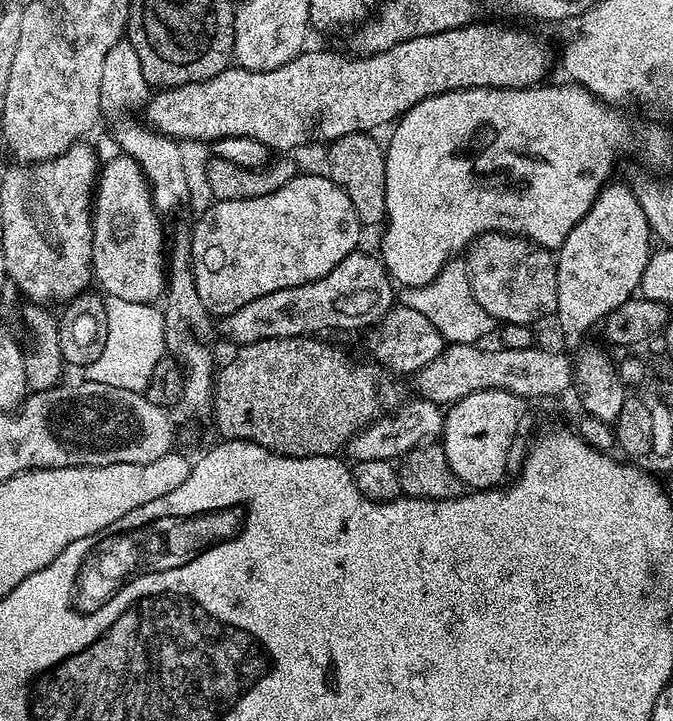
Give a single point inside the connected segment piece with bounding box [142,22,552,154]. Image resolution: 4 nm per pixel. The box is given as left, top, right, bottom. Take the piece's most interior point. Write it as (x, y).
(318, 97)

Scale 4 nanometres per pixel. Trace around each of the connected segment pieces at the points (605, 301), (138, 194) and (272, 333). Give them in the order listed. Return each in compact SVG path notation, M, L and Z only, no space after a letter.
M616 183L605 184L596 201L590 206L590 210L582 218L582 222L578 222L578 226L574 226L570 234L566 234L556 256L558 302L554 316L555 319L560 319L560 328L568 335L568 340L572 344L578 343L595 324L596 327L603 325L610 310L622 306L622 302L631 300L637 295L640 279L654 251L652 228L648 225L648 219L638 198L627 183Z
M115 154L108 161L103 161L102 167L98 172L98 179L94 189L94 207L92 209L92 275L95 283L98 285L99 291L105 297L113 296L114 298L122 298L123 301L136 302L144 304L152 304L159 301L165 295L166 285L166 232L160 229L160 220L162 220L161 213L157 212L154 205L152 205L152 192L148 188L148 183L144 180L142 170L138 166L138 162L134 162L134 158L125 156L123 154Z
M363 250L346 254L330 274L318 278L314 282L306 282L302 286L290 286L282 290L274 290L274 294L262 294L260 300L246 302L229 316L223 317L218 324L219 335L225 336L232 346L258 342L266 338L294 338L295 336L311 336L320 334L323 328L361 328L367 330L376 325L391 308L394 307L394 281L384 268L384 262L379 255Z

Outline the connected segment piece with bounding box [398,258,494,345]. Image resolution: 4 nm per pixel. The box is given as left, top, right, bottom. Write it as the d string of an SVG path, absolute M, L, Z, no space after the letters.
M463 259L452 260L444 267L439 274L426 286L417 288L404 288L399 293L399 303L404 304L410 310L418 310L418 314L423 314L425 318L430 318L434 322L436 329L444 335L448 344L474 344L479 345L483 336L488 336L494 327L494 321L486 310L478 304L478 298L470 288L470 278L468 277L468 265Z

